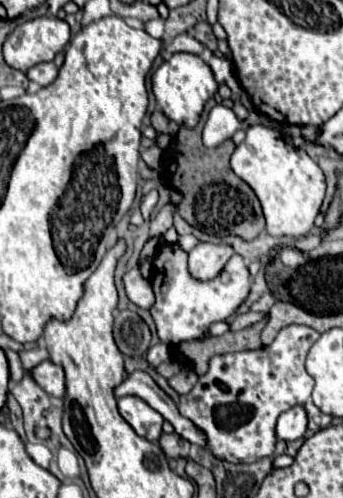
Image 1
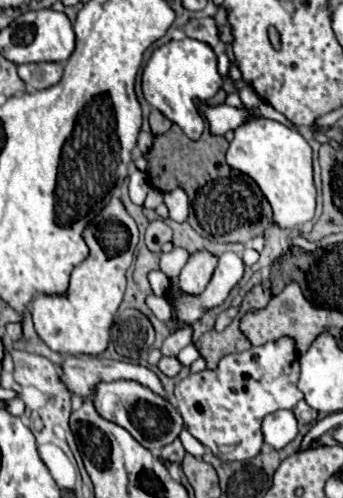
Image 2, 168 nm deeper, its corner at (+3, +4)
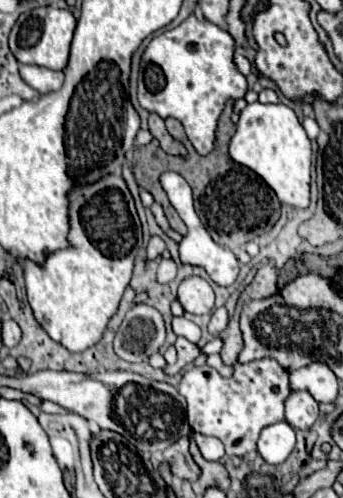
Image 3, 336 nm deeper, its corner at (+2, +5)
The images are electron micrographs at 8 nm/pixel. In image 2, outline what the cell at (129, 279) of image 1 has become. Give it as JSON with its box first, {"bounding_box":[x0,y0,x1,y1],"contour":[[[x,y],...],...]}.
{"bounding_box":[146,295,172,323],"contour":[[[150,295],[150,297],[146,299],[146,303],[148,303],[148,307],[152,309],[152,313],[154,313],[160,321],[164,321],[164,323],[170,323],[170,321],[172,321],[172,307],[170,307],[170,303],[168,303],[166,299],[156,297],[156,295]]]}

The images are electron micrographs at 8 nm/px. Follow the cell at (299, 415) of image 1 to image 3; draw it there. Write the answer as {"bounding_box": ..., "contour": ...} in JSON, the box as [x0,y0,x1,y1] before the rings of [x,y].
{"bounding_box":[259,420,295,464],"contour":[[[285,420],[265,426],[259,436],[259,454],[269,462],[269,464],[281,464],[287,460],[295,446],[295,430],[285,424]]]}

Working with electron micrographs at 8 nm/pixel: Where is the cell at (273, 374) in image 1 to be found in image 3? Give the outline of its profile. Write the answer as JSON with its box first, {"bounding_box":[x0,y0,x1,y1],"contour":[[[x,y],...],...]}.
{"bounding_box":[179,358,291,456],"contour":[[[269,358],[249,364],[237,362],[231,378],[223,378],[211,366],[195,366],[183,374],[179,394],[187,400],[187,418],[193,432],[219,438],[229,456],[243,456],[257,450],[257,438],[265,426],[283,420],[285,400],[291,394],[289,372]]]}

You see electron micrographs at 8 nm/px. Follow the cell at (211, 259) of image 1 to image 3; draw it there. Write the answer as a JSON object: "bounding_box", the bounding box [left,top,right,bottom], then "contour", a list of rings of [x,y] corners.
{"bounding_box":[179,276,215,314],"contour":[[[189,276],[179,284],[179,302],[191,314],[207,314],[213,310],[215,294],[207,280],[201,276]]]}

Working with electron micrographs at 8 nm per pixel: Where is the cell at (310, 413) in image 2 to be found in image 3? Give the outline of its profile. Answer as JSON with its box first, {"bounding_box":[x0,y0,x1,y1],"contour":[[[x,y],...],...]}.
{"bounding_box":[285,392,319,430],"contour":[[[293,392],[285,402],[285,420],[295,430],[309,430],[319,416],[319,404],[309,392]]]}

